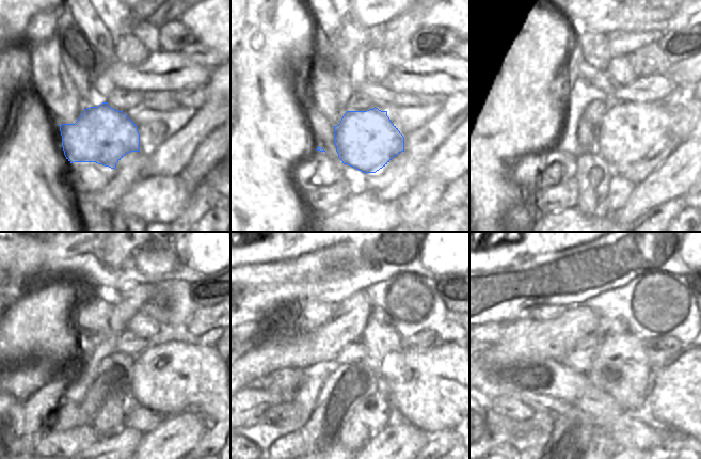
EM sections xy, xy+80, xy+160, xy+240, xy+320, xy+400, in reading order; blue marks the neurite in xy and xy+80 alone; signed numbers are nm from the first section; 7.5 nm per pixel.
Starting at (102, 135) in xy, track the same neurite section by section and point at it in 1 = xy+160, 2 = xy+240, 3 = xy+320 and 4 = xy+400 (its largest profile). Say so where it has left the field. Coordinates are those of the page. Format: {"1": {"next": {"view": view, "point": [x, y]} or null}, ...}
{"1": {"next": {"view": "xy+160", "point": [627, 132]}}, "2": {"next": {"view": "xy+240", "point": [175, 377]}}, "3": {"next": {"view": "xy+320", "point": [445, 388]}}, "4": {"next": {"view": "xy+400", "point": [686, 395]}}}

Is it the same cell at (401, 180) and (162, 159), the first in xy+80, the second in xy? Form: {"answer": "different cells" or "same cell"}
{"answer": "same cell"}

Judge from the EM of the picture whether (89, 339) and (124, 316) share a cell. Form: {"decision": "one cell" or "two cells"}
{"decision": "one cell"}

